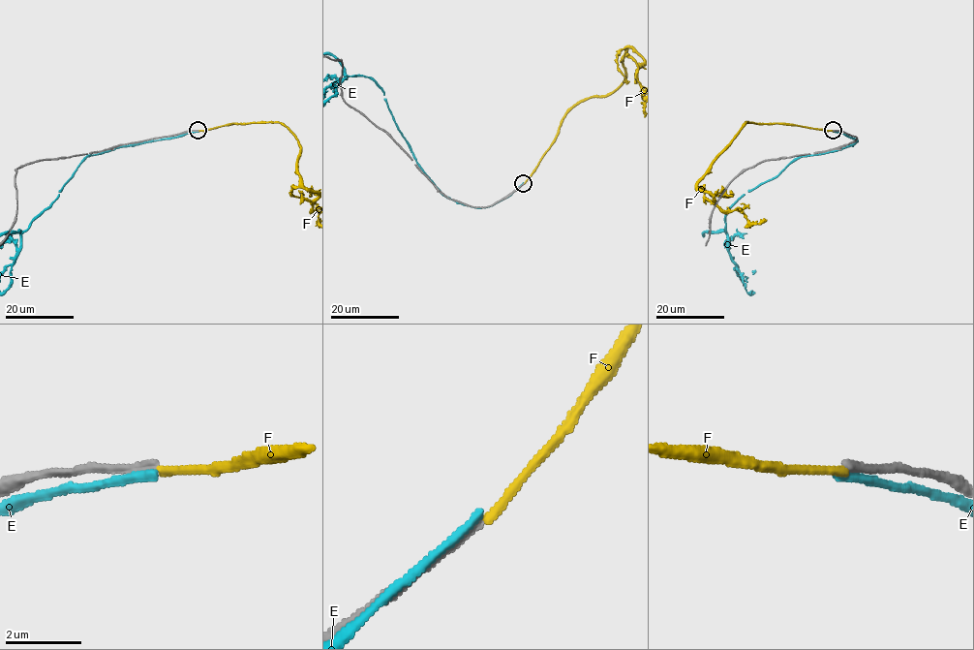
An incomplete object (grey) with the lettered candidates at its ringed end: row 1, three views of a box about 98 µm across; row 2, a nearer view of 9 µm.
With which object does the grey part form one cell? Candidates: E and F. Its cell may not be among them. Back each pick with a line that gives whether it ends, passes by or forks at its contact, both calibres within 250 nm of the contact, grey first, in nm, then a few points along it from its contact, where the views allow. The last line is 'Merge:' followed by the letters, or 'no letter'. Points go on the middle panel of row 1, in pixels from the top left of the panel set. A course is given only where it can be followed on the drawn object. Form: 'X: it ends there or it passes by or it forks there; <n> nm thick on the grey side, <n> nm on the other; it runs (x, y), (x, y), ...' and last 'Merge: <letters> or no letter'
Merge: no letter

